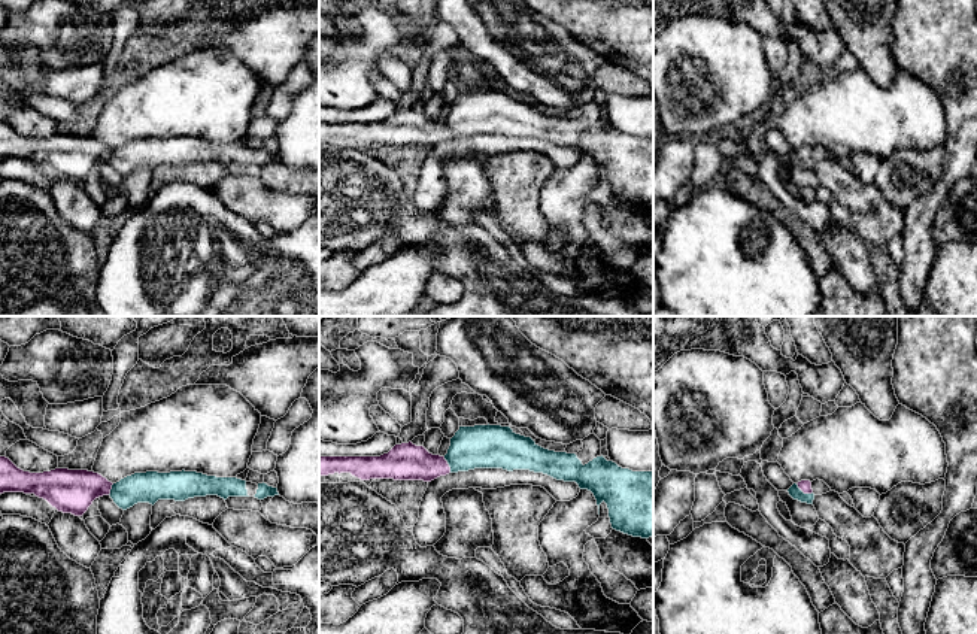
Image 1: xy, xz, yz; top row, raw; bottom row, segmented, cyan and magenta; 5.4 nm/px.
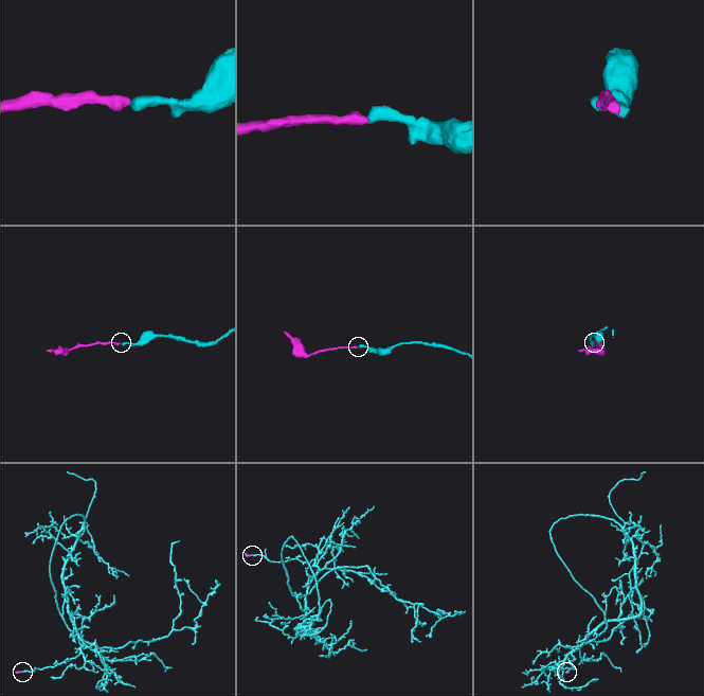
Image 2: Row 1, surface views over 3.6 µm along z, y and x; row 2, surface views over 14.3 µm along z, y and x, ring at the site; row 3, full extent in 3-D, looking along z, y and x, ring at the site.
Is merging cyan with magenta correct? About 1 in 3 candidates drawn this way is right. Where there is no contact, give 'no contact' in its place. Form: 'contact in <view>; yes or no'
contact in yz; yes

